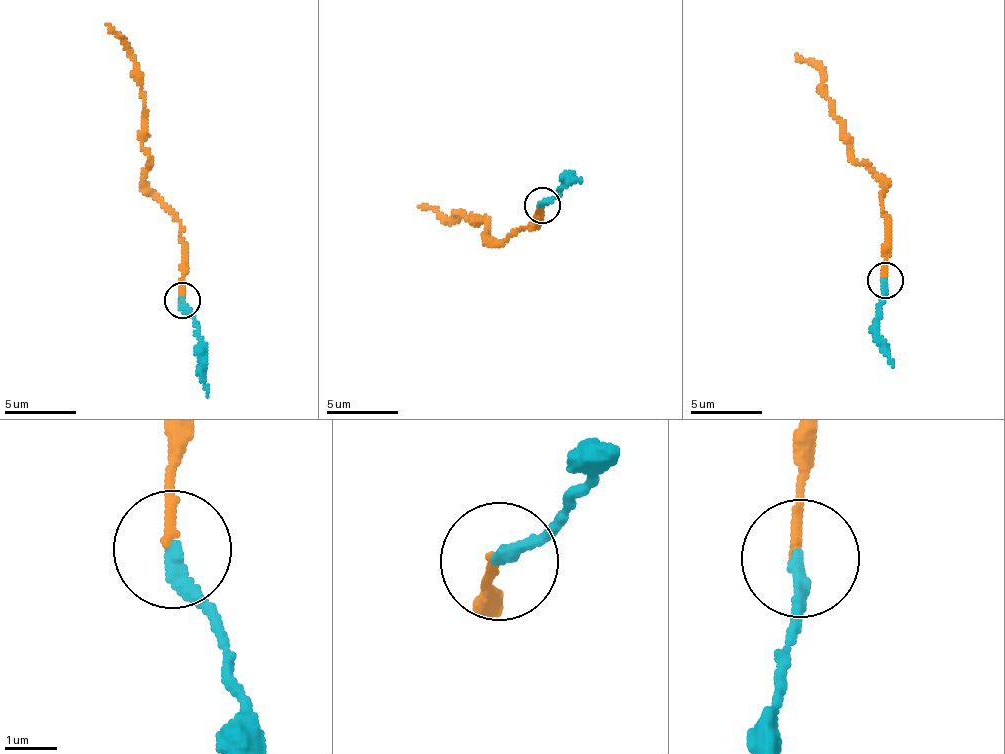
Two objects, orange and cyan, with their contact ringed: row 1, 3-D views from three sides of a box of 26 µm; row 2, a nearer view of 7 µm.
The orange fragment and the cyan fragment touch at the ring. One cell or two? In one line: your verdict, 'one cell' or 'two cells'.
one cell

